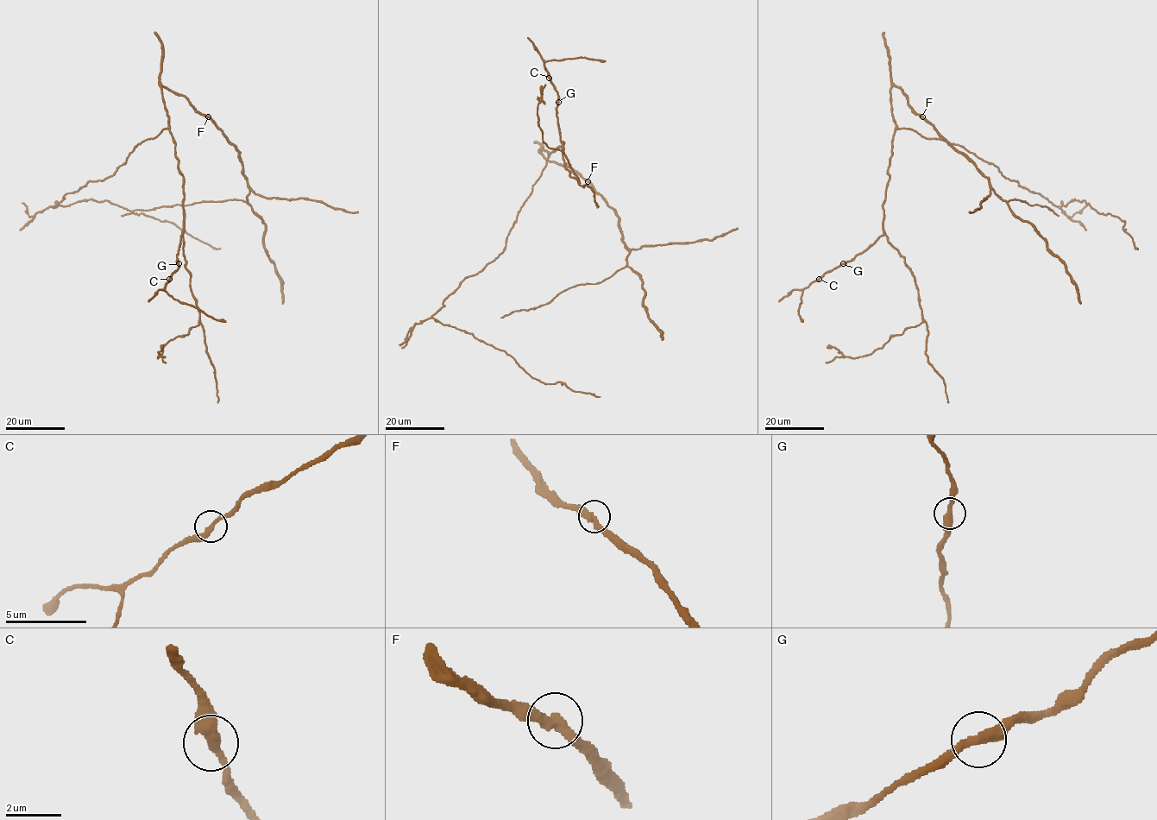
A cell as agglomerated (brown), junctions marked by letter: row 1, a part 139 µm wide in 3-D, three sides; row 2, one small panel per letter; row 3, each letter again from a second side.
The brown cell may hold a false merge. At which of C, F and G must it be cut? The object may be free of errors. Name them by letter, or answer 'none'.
none

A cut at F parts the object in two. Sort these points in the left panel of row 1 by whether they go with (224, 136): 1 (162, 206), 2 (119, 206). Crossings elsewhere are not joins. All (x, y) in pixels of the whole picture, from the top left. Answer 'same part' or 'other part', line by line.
1: same part
2: other part

